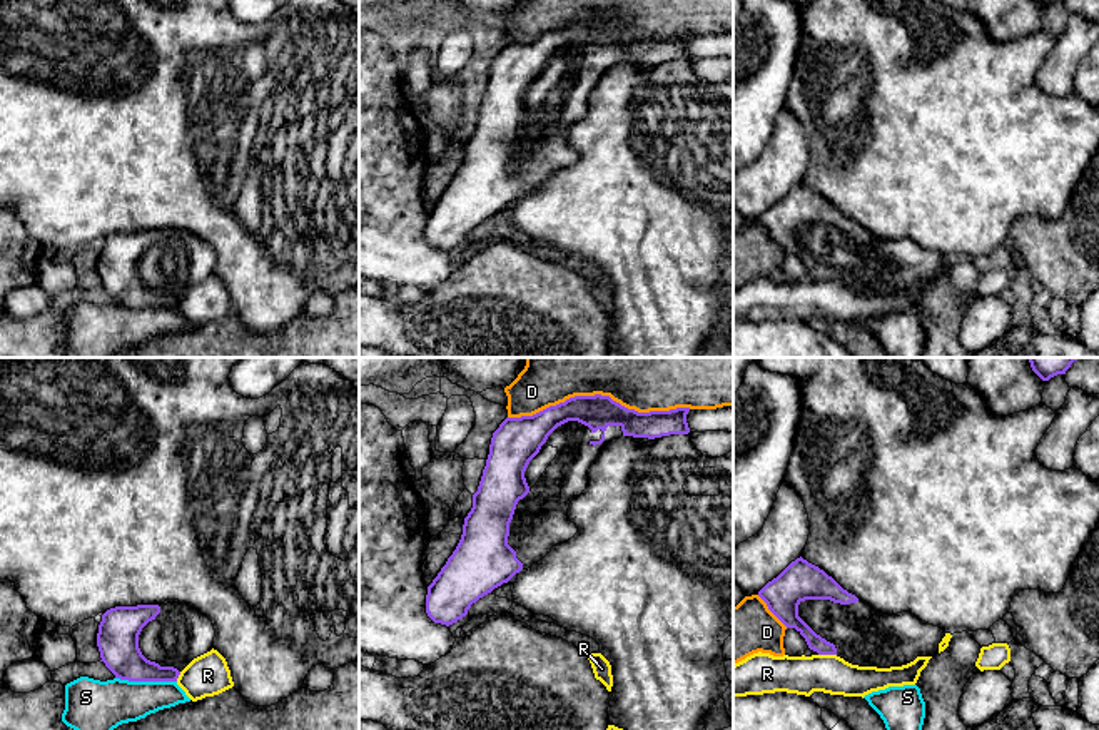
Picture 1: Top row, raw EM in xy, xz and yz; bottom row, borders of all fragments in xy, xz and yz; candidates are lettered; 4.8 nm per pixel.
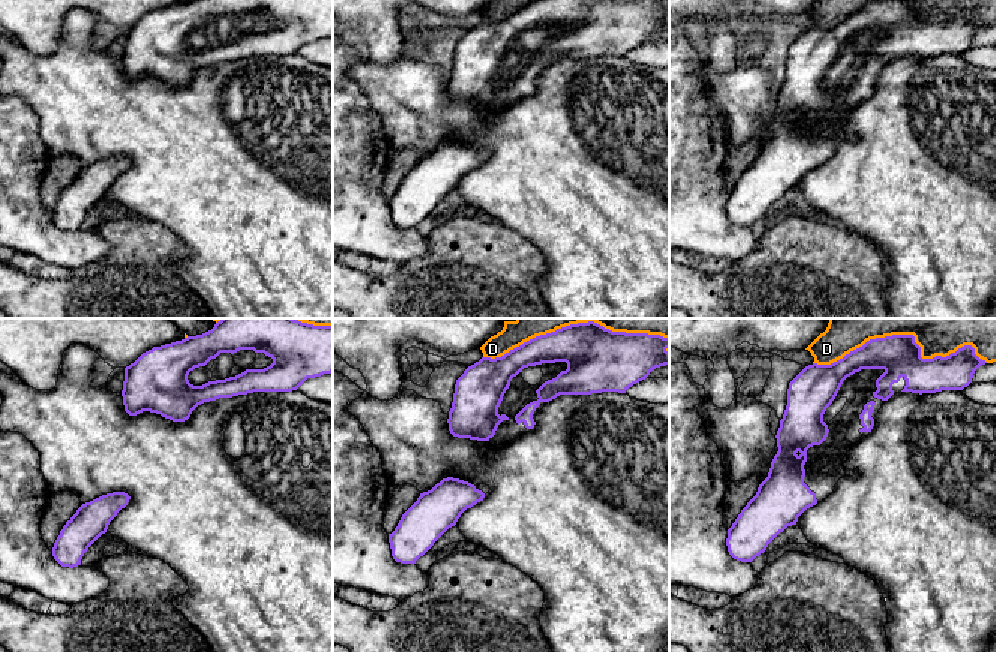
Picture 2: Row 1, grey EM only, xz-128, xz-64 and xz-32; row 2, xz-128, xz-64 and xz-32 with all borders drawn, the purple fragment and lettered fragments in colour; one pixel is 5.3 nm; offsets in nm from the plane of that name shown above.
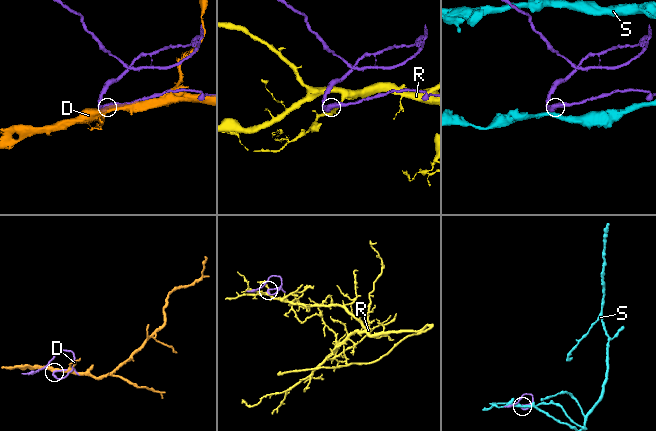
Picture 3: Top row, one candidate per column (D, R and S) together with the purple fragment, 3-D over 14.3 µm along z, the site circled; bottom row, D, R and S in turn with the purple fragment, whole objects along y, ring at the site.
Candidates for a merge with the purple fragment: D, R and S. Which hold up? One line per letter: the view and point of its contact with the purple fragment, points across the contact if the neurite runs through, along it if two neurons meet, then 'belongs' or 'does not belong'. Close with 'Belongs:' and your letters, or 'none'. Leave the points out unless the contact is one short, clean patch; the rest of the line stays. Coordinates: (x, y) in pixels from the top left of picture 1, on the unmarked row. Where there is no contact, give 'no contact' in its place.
D: contact xz (598, 20); does not belong
R: contact yz (827, 279); border yz (819, 279), (835, 281); does not belong
S: contact xy (146, 306); border xy (116, 303), (176, 308); does not belong
Belongs: none

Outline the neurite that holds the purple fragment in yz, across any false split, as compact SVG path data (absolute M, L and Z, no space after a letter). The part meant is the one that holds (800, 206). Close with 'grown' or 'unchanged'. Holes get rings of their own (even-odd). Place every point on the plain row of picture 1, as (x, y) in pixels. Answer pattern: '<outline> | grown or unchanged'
M802 182L768 207L758 222L787 254L795 254L805 264L815 281L837 281L858 292L890 294L907 291L917 282L935 282L945 262L942 254L919 246L910 237L885 241L872 236Z | grown

